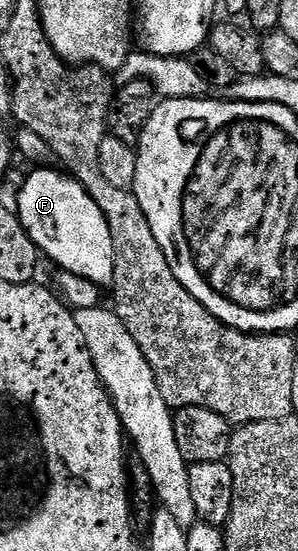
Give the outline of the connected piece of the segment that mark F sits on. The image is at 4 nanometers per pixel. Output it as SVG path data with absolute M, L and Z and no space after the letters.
M34 169L22 183L18 191L16 210L18 220L24 225L28 237L37 245L39 252L55 263L55 268L76 273L76 277L84 277L95 283L100 289L106 289L114 282L114 254L112 253L112 233L108 233L108 221L104 221L104 213L100 213L100 205L88 197L88 193L69 174L50 169Z

